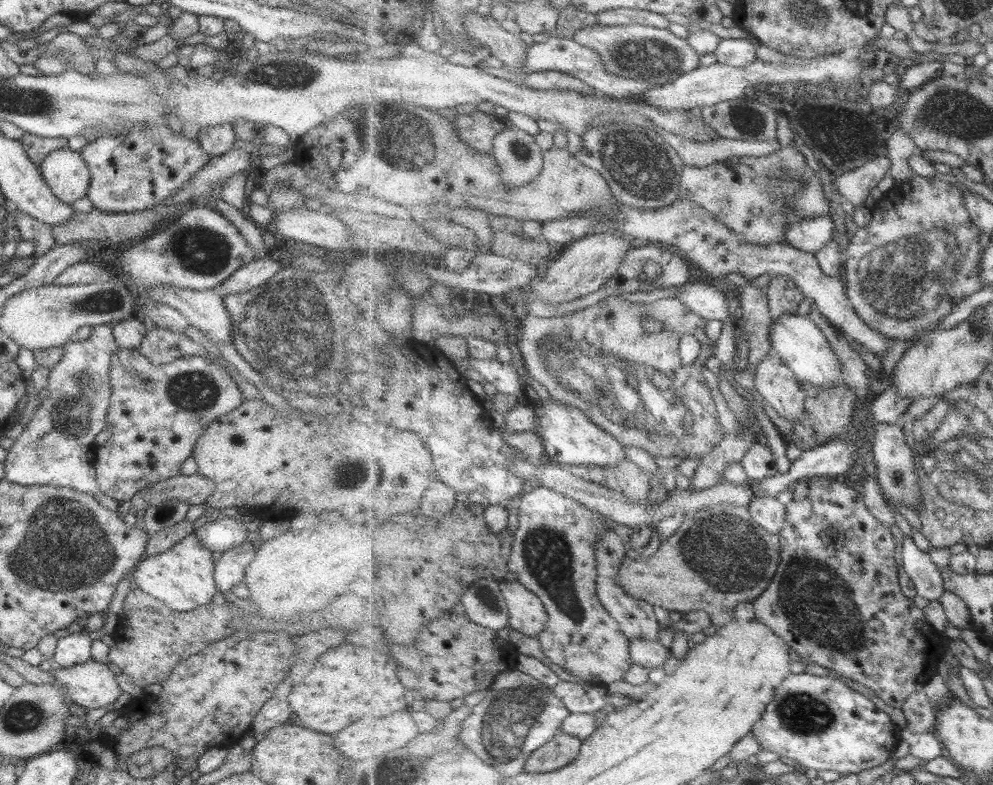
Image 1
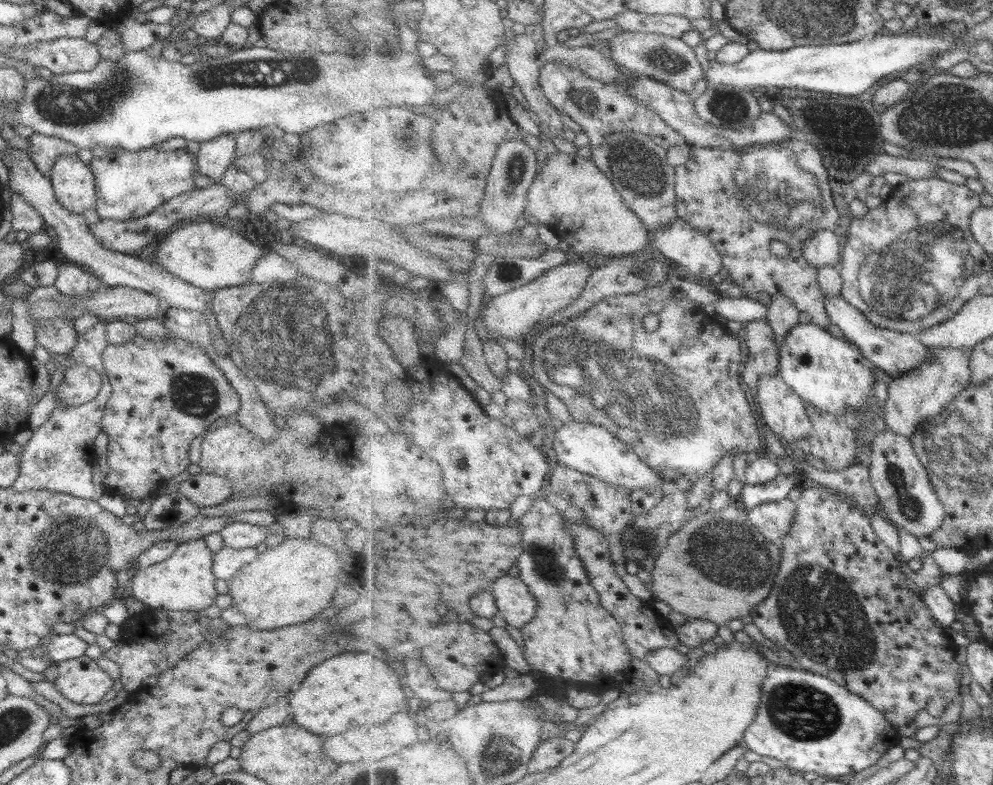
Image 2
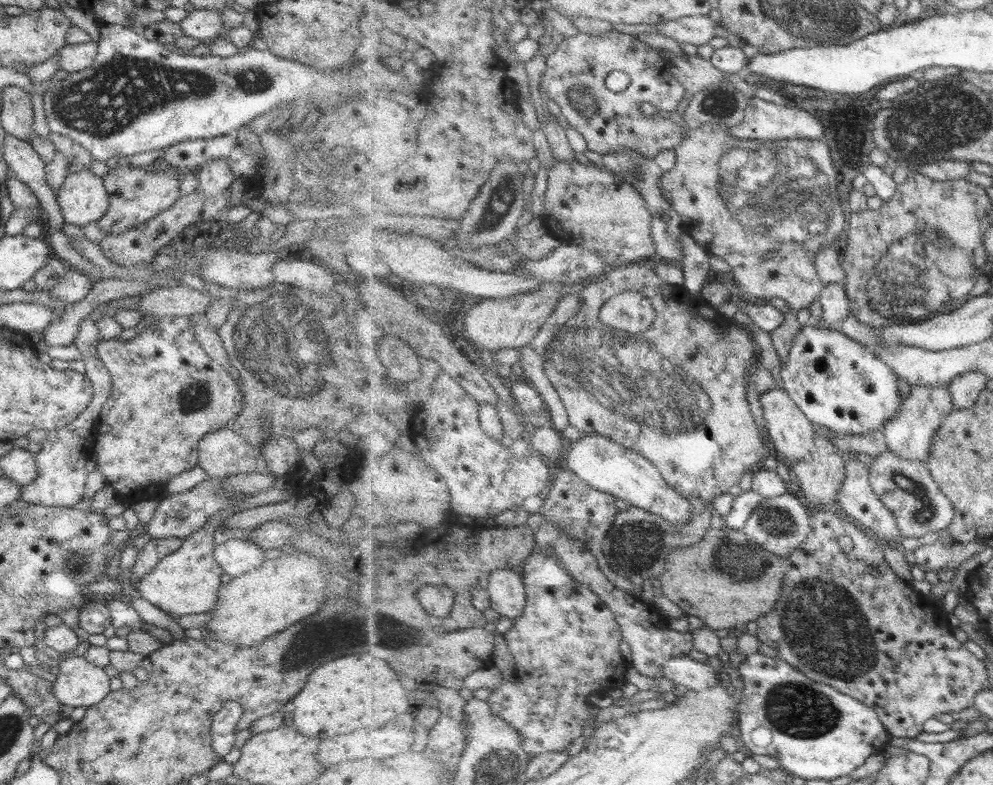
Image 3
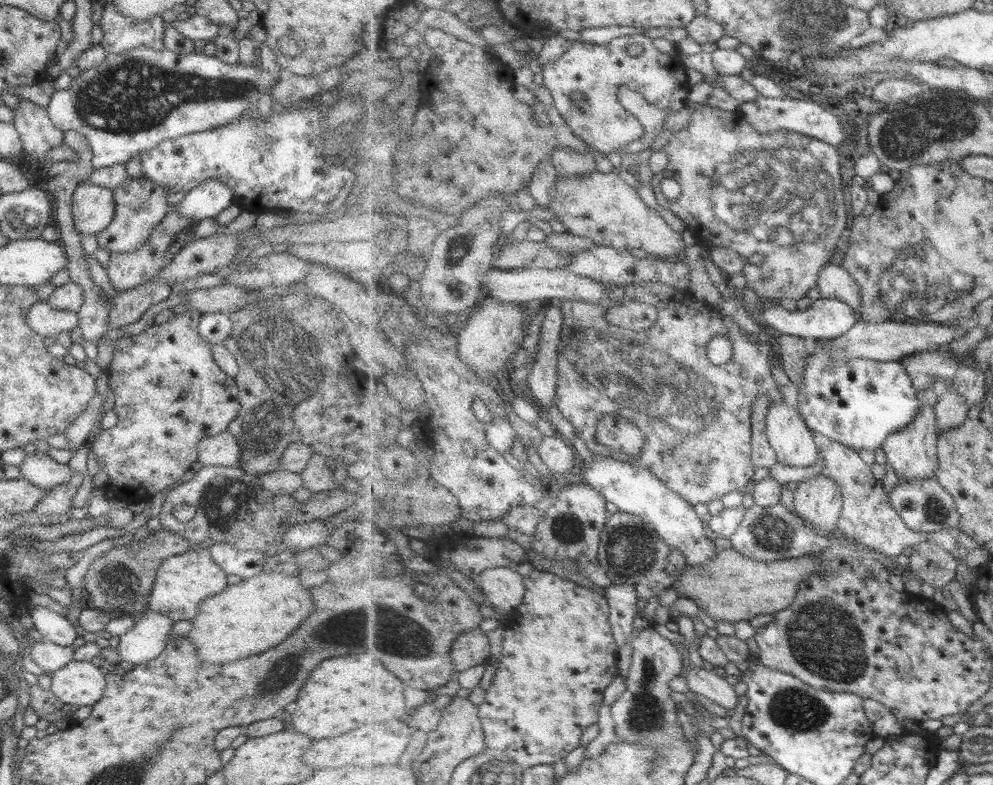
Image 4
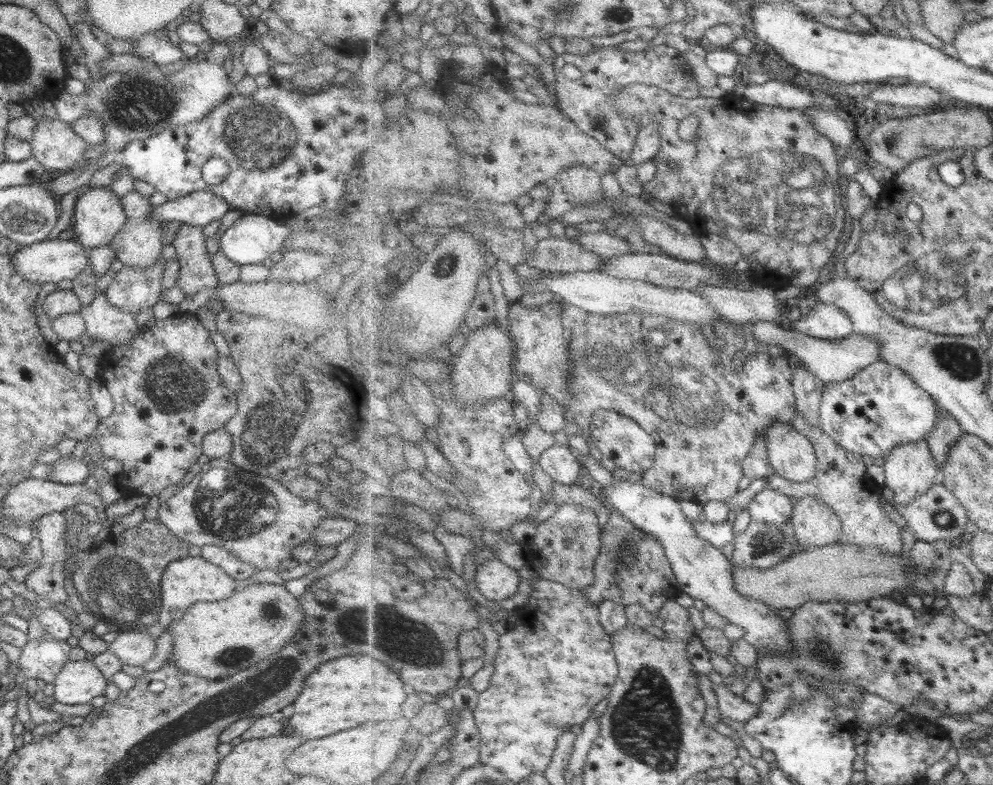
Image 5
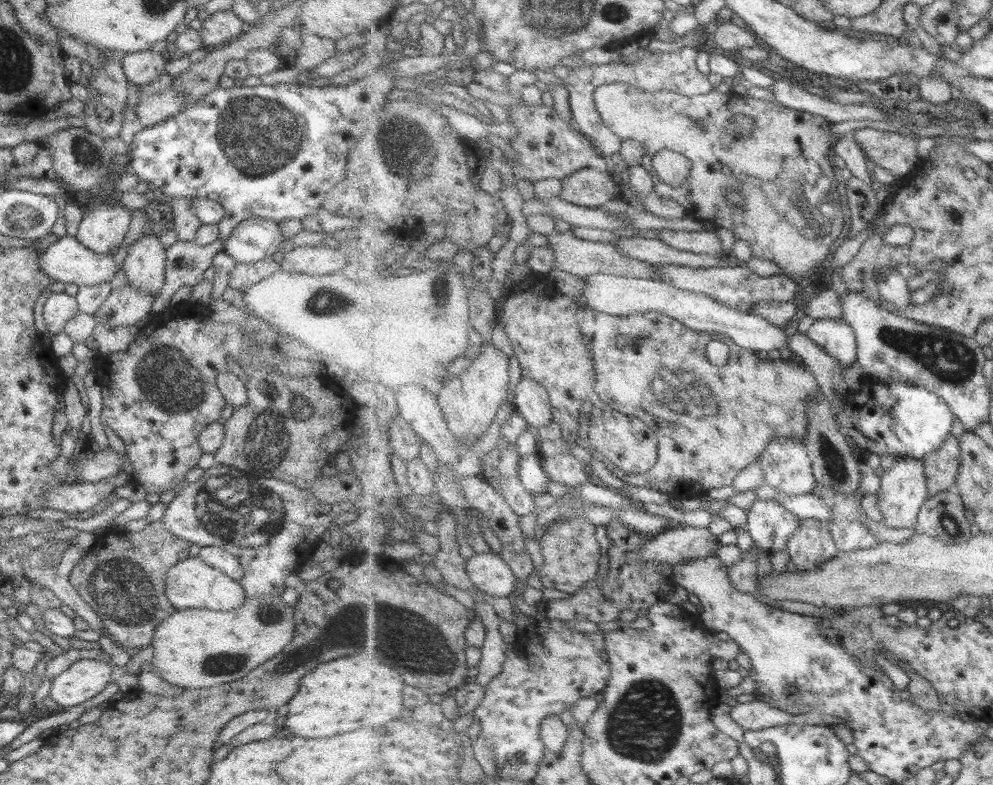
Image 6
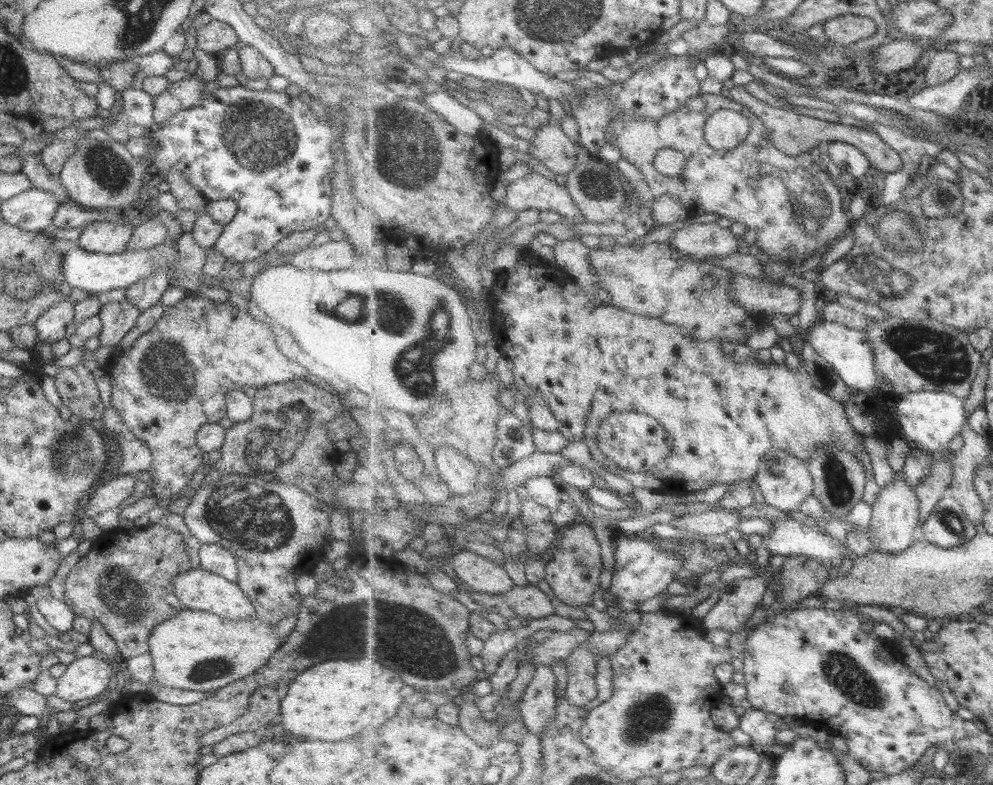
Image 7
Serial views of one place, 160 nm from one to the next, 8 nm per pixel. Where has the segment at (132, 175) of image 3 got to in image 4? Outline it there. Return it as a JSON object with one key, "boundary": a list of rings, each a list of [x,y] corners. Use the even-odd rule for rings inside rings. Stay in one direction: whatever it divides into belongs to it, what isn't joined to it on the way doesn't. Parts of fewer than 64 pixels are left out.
{"boundary":[[[146,176],[140,178],[128,178],[118,188],[114,188],[114,220],[110,226],[97,235],[97,243],[100,248],[112,254],[126,254],[142,248],[148,242],[149,232],[162,223],[171,211],[168,204],[169,193],[160,188]]]}

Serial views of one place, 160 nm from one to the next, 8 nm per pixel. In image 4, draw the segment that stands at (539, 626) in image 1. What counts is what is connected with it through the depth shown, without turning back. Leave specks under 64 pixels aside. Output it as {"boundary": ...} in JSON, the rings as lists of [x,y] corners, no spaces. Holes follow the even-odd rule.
{"boundary":[[[510,567],[485,570],[478,578],[486,598],[496,607],[512,614],[525,601],[527,586],[525,576]]]}

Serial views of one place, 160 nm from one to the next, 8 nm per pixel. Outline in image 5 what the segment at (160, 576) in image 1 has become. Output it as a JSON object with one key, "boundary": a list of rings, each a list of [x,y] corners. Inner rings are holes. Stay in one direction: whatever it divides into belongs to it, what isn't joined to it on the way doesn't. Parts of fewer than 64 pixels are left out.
{"boundary":[[[188,556],[170,562],[161,576],[162,606],[158,620],[148,625],[146,632],[156,641],[167,628],[179,618],[195,602],[218,602],[228,598],[238,588],[233,578],[230,578],[219,566],[198,556]]]}

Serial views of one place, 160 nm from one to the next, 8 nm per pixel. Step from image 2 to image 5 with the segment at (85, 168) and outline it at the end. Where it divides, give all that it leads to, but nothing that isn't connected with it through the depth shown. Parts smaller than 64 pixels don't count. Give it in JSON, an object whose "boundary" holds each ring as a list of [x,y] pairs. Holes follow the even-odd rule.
{"boundary":[[[110,187],[89,188],[80,194],[73,216],[78,243],[86,250],[109,246],[126,224],[120,198]]]}

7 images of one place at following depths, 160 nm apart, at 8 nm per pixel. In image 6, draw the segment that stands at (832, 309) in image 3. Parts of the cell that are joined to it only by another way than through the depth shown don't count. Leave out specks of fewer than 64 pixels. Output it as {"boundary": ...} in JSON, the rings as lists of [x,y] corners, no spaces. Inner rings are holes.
{"boundary":[[[818,319],[811,326],[809,334],[830,354],[833,354],[846,368],[859,362],[859,344],[854,328],[844,319]]]}

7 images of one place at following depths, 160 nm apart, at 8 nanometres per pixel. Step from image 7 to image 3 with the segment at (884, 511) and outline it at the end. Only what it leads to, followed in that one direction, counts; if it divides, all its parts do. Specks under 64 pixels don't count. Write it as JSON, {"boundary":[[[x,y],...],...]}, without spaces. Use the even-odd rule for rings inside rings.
{"boundary":[[[911,386],[911,393],[903,402],[901,415],[893,418],[882,431],[886,436],[888,448],[904,460],[918,460],[926,463],[932,452],[934,437],[940,433],[945,420],[955,410],[955,400],[951,390],[943,386]]]}

